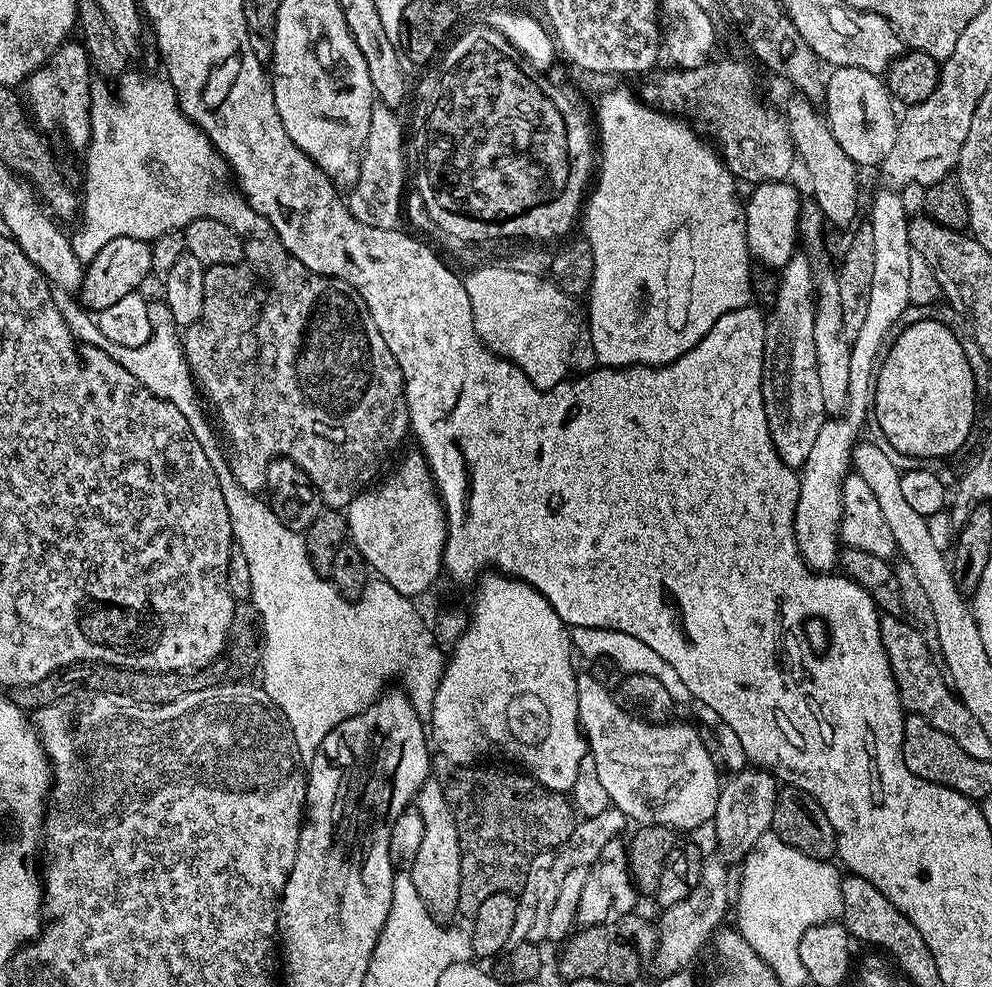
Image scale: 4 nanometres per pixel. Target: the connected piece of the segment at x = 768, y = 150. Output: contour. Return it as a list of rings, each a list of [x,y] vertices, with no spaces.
[[[742,61],[714,63],[658,73],[652,84],[644,88],[644,103],[669,114],[683,114],[701,133],[716,136],[714,144],[720,158],[737,181],[749,180],[752,186],[767,184],[769,180],[787,181],[791,177],[788,175],[792,172],[792,163],[795,165],[798,157],[785,117],[760,101],[756,80]]]

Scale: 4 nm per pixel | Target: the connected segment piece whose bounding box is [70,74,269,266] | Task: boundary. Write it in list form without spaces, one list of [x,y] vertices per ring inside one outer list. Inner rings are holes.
[[[124,74],[119,77],[120,93],[114,96],[110,89],[99,82],[92,85],[92,109],[90,110],[90,138],[88,146],[83,153],[84,156],[84,196],[82,192],[82,215],[79,217],[78,225],[80,229],[75,233],[71,233],[70,239],[72,249],[81,265],[88,265],[94,258],[94,254],[106,246],[106,242],[110,242],[110,238],[134,238],[135,240],[147,240],[149,242],[157,240],[159,236],[166,232],[174,232],[182,230],[191,220],[197,220],[205,216],[206,218],[214,218],[218,222],[222,222],[226,226],[230,226],[230,230],[234,230],[242,238],[252,238],[257,234],[264,234],[269,231],[268,221],[263,216],[249,206],[247,200],[240,195],[235,187],[220,184],[224,179],[229,179],[230,169],[224,163],[224,157],[217,152],[215,146],[208,140],[206,133],[192,123],[183,112],[180,111],[180,104],[176,100],[176,92],[172,89],[172,84],[167,78],[159,78],[160,80],[143,80],[140,76],[128,76]]]

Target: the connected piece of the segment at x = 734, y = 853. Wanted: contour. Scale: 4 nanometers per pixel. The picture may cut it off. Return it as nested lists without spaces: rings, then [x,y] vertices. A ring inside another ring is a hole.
[[[749,766],[742,772],[729,775],[723,781],[711,827],[716,828],[716,844],[720,847],[719,855],[725,861],[743,861],[754,846],[754,842],[758,842],[762,834],[770,831],[777,791],[776,777],[771,772],[755,766]]]

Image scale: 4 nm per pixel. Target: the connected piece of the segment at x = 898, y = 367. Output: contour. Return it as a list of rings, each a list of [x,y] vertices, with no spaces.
[[[925,318],[916,320],[909,328],[899,329],[900,337],[891,341],[890,347],[883,353],[874,381],[874,420],[882,435],[888,439],[887,447],[893,453],[923,458],[928,452],[961,451],[964,439],[973,432],[968,429],[970,419],[970,377],[962,366],[964,355],[962,346],[956,343],[954,334],[936,320]]]

